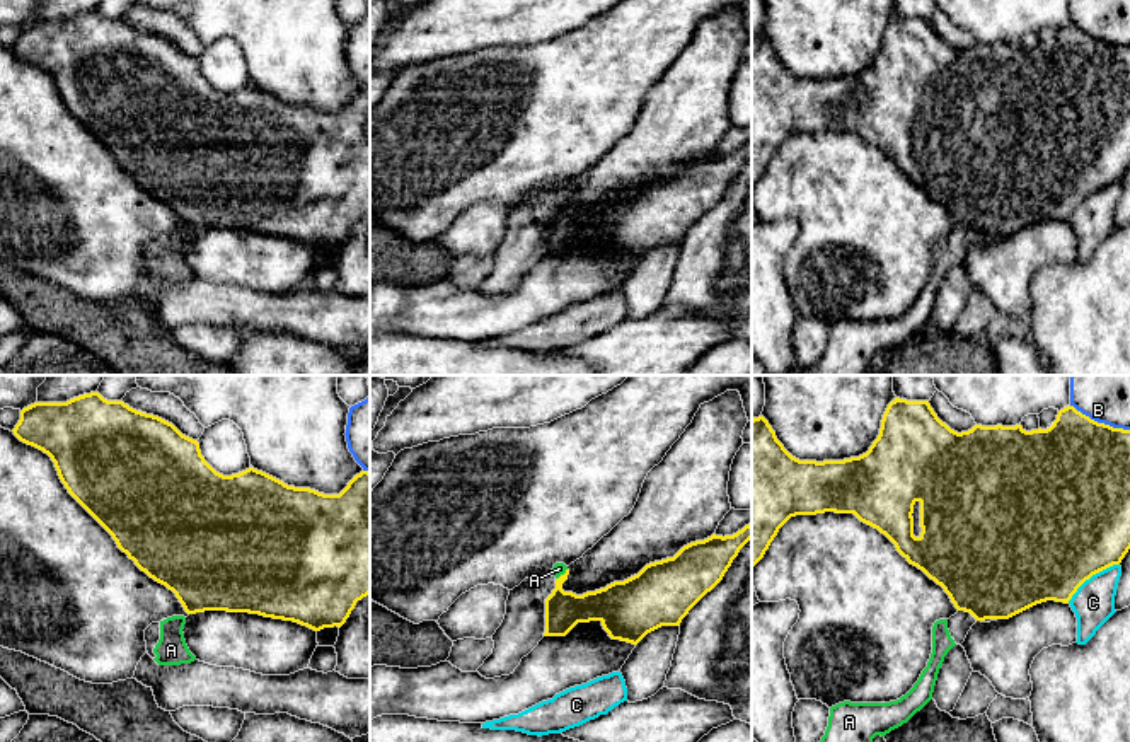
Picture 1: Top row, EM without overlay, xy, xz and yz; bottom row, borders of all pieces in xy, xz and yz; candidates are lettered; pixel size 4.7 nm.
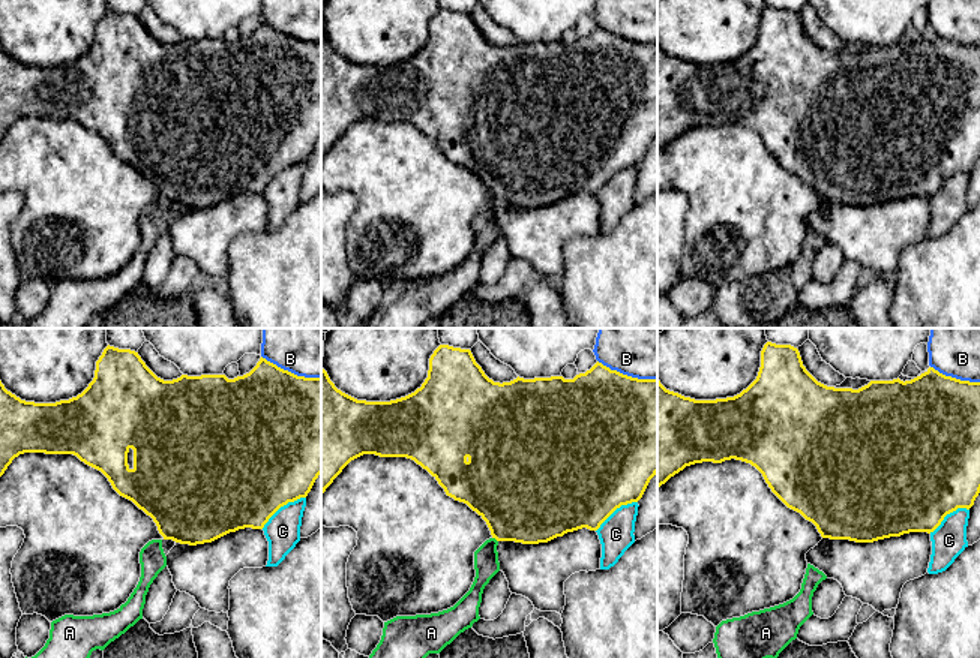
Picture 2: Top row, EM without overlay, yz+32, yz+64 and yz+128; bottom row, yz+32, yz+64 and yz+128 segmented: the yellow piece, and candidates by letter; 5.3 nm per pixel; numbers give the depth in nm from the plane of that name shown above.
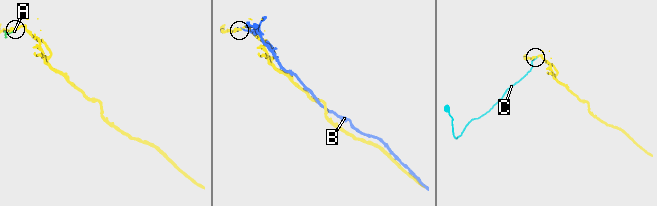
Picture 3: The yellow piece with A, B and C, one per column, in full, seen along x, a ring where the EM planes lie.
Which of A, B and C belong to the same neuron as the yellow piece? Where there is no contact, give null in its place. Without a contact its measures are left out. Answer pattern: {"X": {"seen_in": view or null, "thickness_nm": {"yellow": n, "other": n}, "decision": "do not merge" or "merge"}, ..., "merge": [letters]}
{"A": {"seen_in": "xz", "thickness_nm": {"yellow": 180, "other": 60}, "decision": "do not merge"}, "B": {"seen_in": "yz", "thickness_nm": {"yellow": 500, "other": 200}, "decision": "do not merge"}, "C": {"seen_in": "yz", "thickness_nm": {"yellow": 500, "other": 200}, "decision": "do not merge"}, "merge": []}

